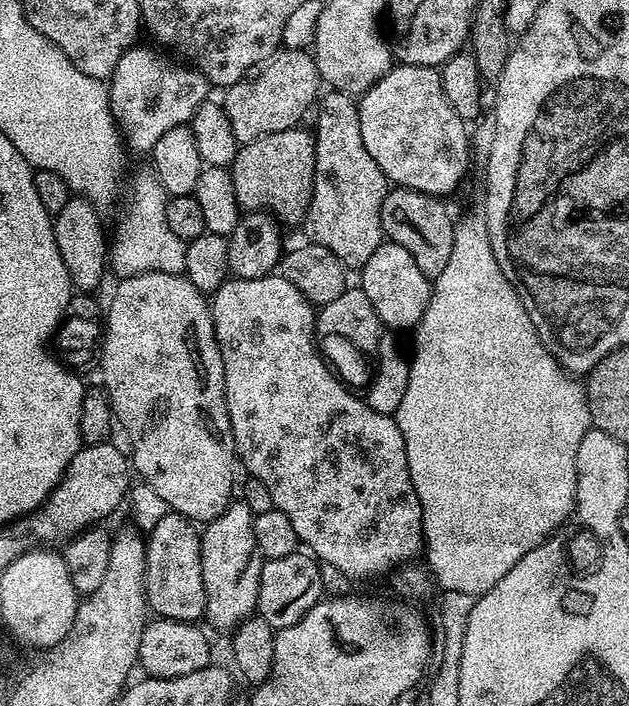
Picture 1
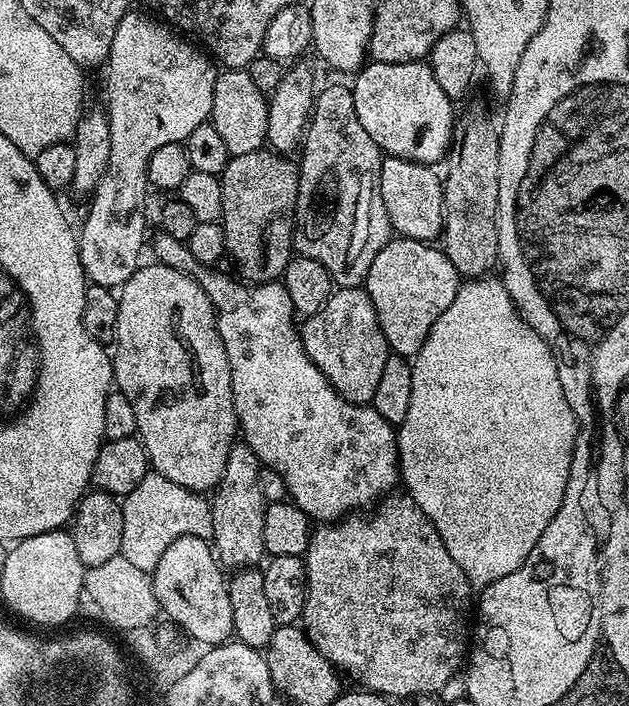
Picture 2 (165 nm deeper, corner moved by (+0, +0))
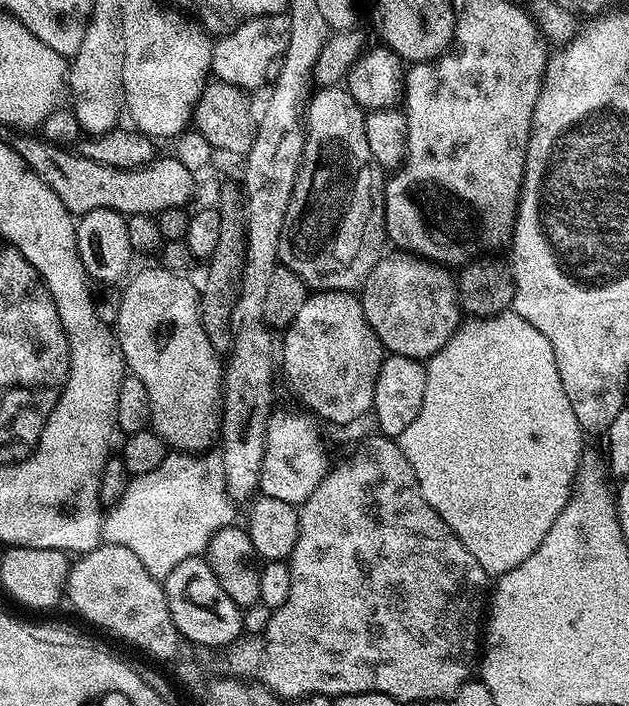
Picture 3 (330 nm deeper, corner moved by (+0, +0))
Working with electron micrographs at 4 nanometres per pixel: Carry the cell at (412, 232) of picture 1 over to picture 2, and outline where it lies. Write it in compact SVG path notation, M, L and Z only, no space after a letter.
M385 155L380 161L380 193L393 233L405 240L436 242L444 230L444 182L430 164Z

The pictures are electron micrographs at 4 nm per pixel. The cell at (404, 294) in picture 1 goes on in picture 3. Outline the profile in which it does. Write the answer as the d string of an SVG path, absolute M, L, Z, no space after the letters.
M392 250L380 257L380 261L370 270L364 287L359 289L360 305L366 314L366 322L380 339L385 353L405 356L426 362L452 337L462 323L462 309L457 281L447 267L422 256L414 256L407 250Z

